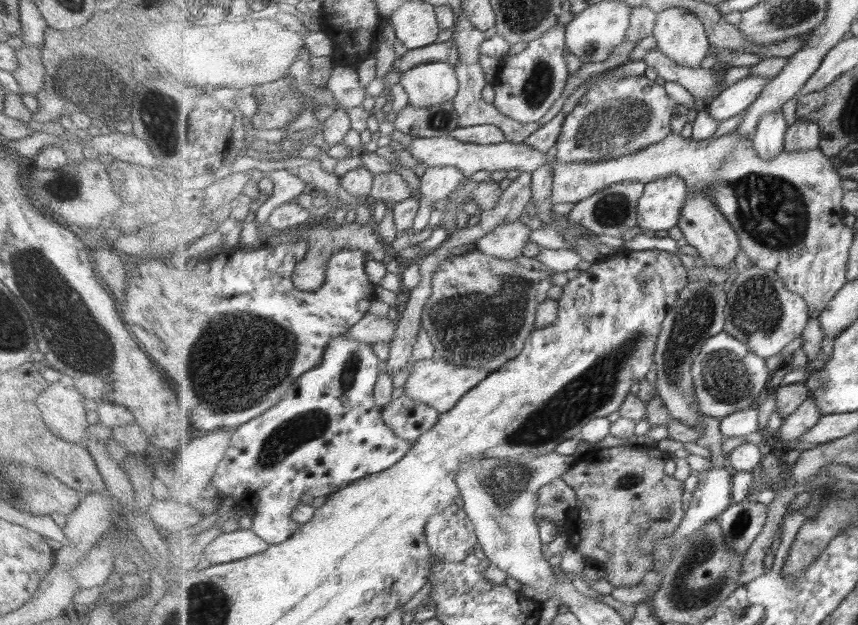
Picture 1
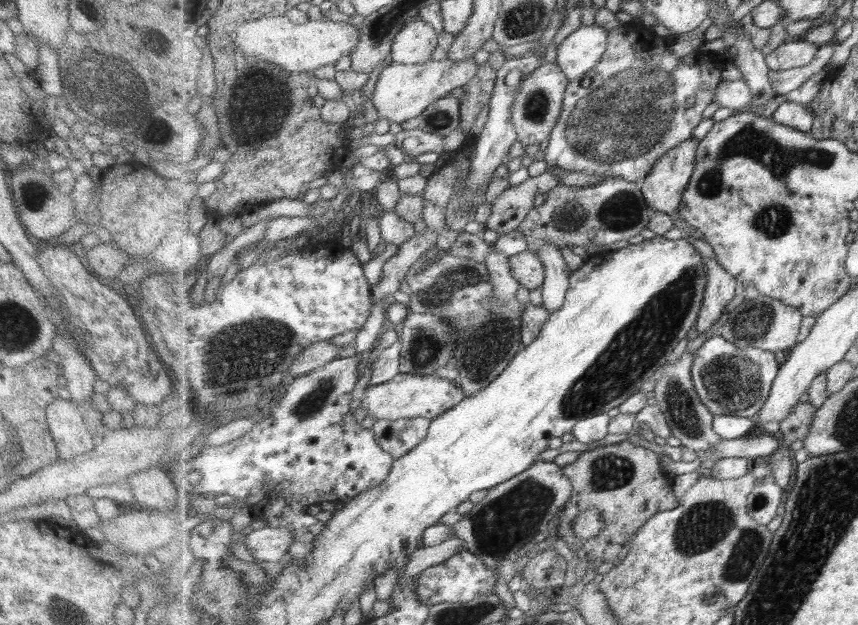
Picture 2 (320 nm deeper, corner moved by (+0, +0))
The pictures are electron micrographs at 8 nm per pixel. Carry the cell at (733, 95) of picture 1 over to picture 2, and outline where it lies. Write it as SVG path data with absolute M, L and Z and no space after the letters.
M807 40L785 42L767 54L766 61L776 71L809 66L818 55L820 47Z

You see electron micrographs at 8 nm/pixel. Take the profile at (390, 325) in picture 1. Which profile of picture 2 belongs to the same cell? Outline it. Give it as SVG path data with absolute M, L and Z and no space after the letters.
M327 341L307 347L290 366L290 376L292 379L299 378L309 372L313 372L317 368L329 364L339 356L339 347Z

